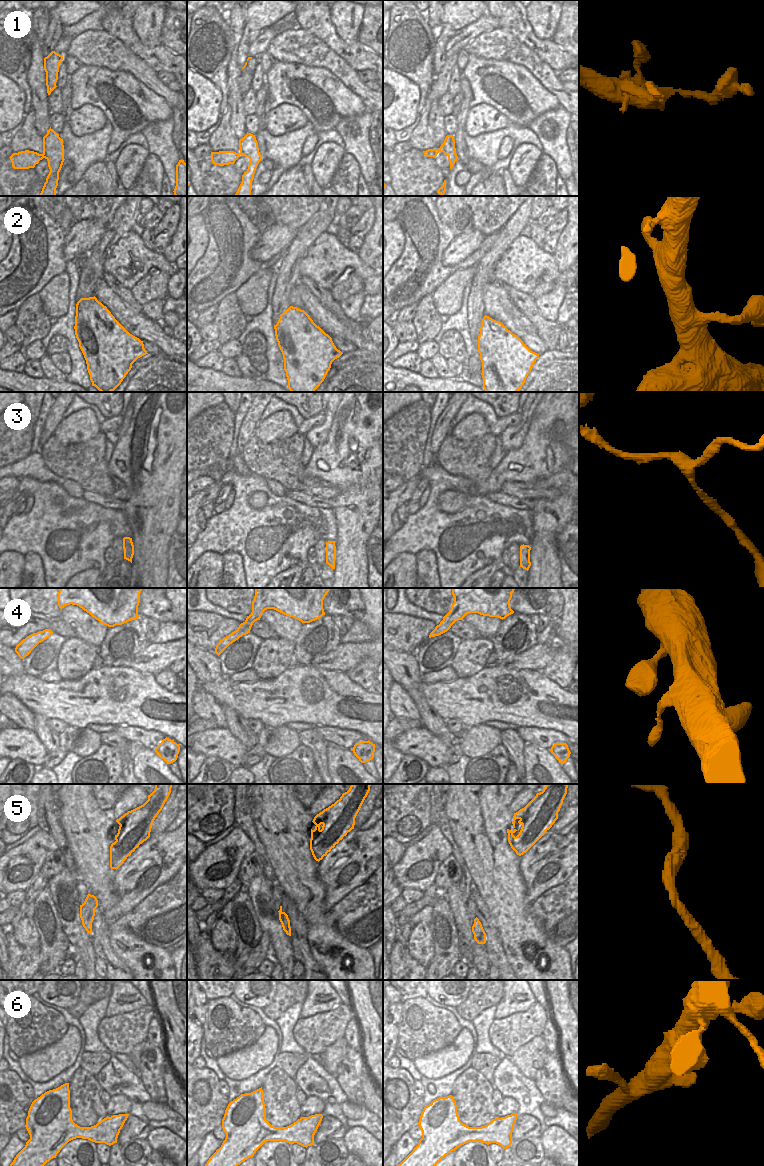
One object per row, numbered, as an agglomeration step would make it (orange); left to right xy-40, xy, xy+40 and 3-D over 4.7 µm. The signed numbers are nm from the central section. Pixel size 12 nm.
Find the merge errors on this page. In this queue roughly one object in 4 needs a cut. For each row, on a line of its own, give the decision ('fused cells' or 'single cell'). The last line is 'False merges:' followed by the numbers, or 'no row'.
1: single cell
2: single cell
3: single cell
4: single cell
5: single cell
6: single cell
False merges: no row

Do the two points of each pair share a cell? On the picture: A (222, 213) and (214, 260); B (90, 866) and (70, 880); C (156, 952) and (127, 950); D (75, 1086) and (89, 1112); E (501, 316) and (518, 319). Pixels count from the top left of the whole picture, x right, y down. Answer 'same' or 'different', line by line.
A: same
B: different
C: same
D: same
E: different

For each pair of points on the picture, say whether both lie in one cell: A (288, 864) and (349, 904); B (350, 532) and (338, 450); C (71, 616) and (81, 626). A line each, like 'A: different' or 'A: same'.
A: different
B: same
C: same

